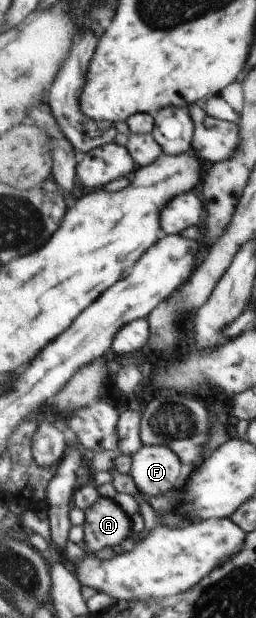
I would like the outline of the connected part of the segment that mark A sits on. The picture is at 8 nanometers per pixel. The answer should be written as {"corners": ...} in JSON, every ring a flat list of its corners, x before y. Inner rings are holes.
{"corners":[[105,496,85,510,84,546,89,553,111,547,120,551,121,543,133,534,131,515,115,501]]}

